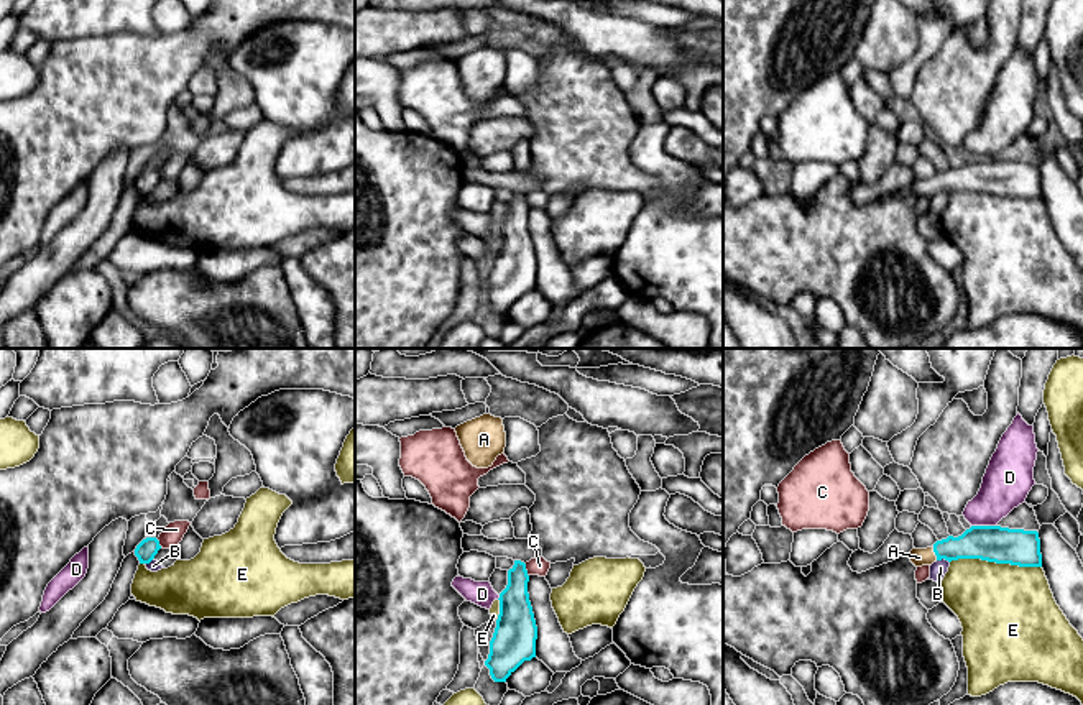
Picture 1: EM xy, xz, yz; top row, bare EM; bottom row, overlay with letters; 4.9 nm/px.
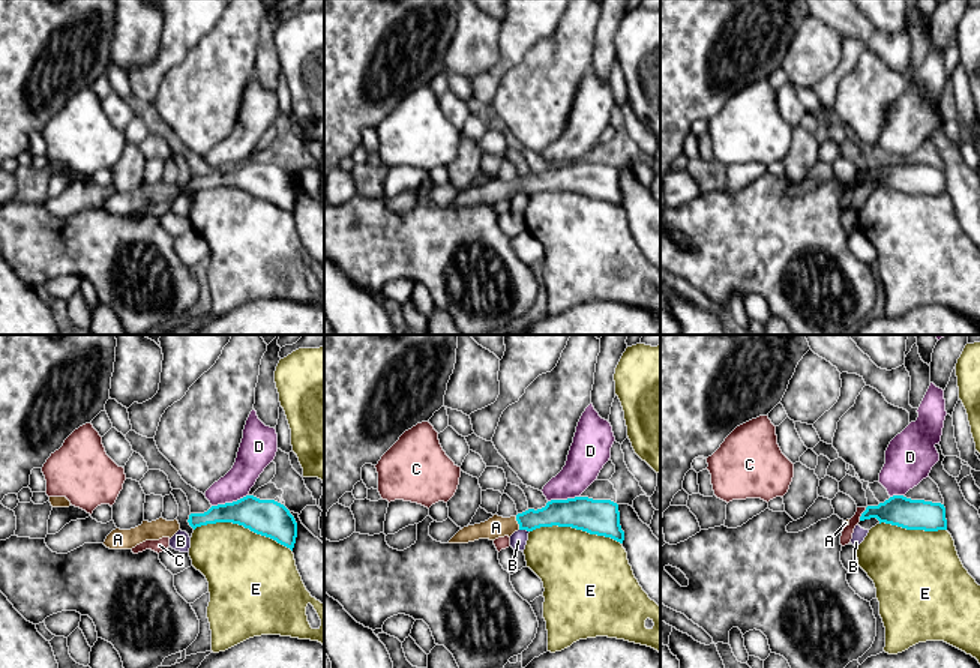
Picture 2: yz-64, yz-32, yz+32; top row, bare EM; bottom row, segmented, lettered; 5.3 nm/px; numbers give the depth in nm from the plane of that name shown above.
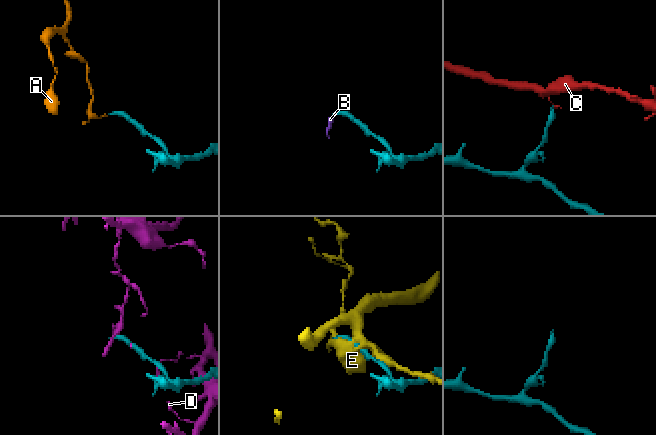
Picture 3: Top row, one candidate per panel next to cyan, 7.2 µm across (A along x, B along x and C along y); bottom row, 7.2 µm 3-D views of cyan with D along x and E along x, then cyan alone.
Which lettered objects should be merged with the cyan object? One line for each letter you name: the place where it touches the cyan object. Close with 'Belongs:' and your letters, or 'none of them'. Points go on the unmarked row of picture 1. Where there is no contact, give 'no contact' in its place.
A: meets cyan in yz at (935, 186)
Belongs: A

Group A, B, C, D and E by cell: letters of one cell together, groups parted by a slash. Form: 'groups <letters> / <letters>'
groups A / B / C / D / E

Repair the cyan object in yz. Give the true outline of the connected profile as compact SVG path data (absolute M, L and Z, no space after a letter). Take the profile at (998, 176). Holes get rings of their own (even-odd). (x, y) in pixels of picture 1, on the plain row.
M971 158L961 168L937 173L927 181L912 181L909 191L915 199L937 192L981 191L1019 199L1042 199L1037 163L1001 158Z

